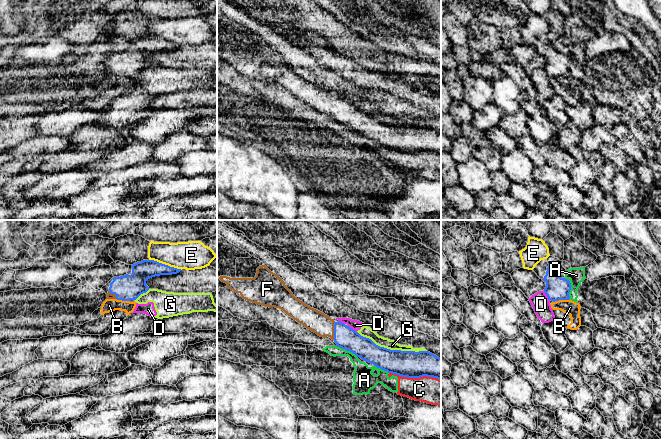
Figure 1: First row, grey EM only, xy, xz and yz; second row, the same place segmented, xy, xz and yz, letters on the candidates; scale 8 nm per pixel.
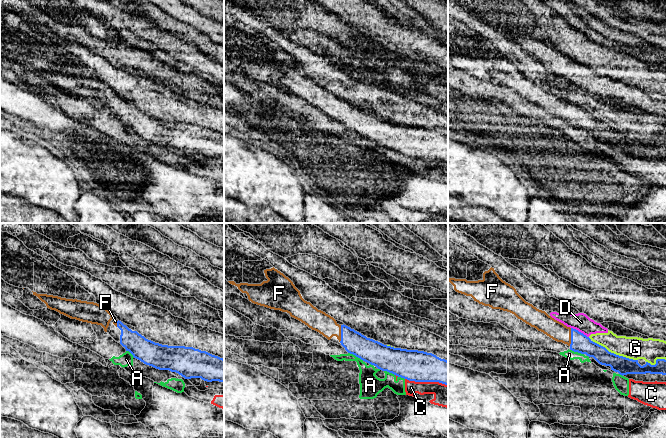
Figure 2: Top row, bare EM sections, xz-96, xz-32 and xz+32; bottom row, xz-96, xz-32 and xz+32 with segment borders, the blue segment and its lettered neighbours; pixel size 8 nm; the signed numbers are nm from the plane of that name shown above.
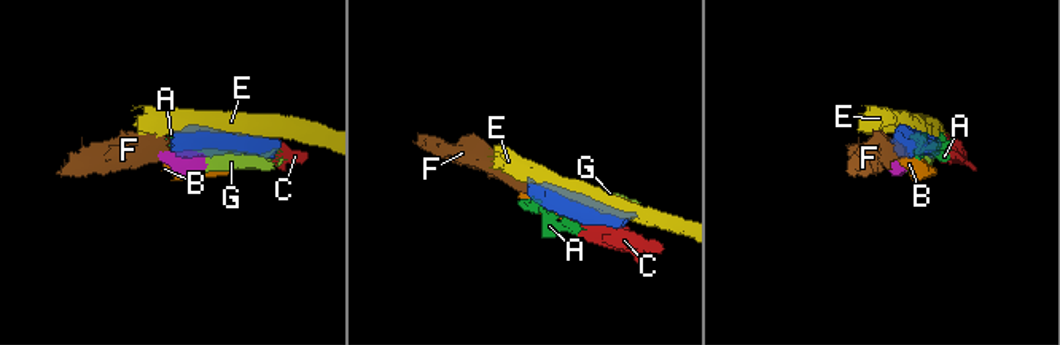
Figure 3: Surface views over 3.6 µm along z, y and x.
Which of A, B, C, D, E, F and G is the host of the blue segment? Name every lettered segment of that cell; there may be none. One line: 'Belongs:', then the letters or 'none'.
Belongs: F

